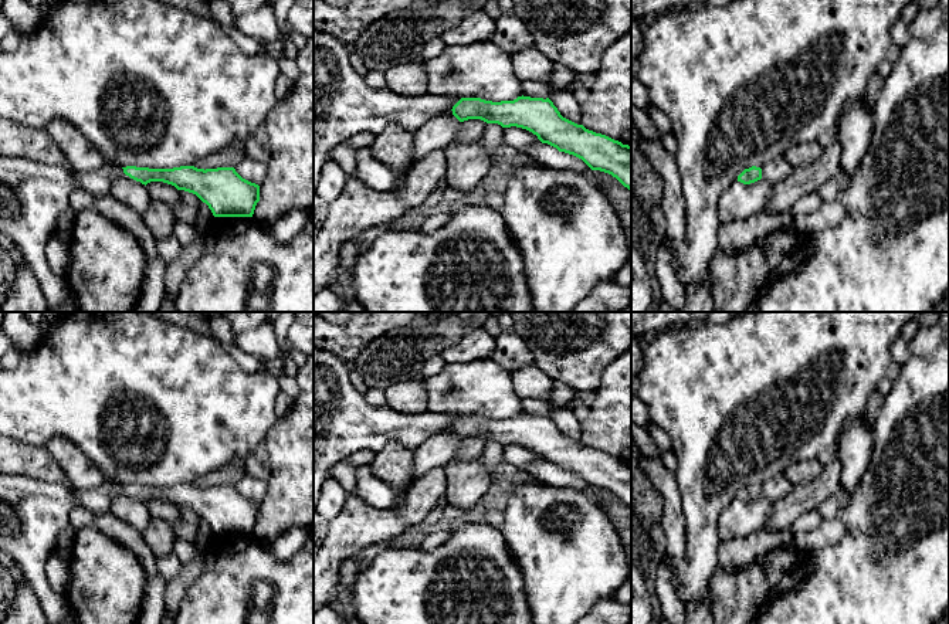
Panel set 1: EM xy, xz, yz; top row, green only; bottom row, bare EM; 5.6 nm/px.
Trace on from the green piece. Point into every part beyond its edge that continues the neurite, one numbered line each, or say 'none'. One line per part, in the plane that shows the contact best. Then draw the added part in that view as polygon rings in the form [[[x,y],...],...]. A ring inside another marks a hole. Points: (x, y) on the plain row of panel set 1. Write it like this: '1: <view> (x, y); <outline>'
1: xy (33, 512); [[[0,474],[0,550],[14,559],[16,566],[28,580],[47,617],[47,624],[62,624],[70,610],[65,597],[50,587],[45,563],[58,547],[60,533],[70,525],[72,509],[82,506],[96,513],[106,513],[112,499],[122,491],[121,484],[108,479],[101,486],[77,491],[58,482]]]

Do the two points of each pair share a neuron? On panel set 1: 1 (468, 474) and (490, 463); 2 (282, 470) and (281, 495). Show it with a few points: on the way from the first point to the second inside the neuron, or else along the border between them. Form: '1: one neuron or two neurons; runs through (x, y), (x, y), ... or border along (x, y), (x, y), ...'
1: two neurons; border along (480, 458), (491, 475)
2: one neuron; runs through (282, 475), (282, 489)

